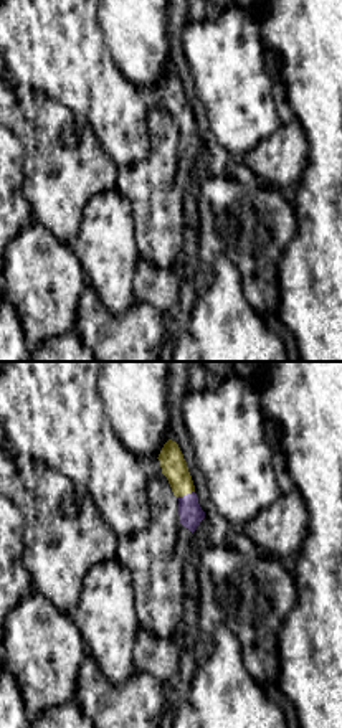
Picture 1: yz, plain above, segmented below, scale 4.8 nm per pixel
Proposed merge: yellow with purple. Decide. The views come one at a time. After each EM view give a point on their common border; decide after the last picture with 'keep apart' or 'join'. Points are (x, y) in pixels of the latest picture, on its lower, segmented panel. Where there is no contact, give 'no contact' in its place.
contact (185, 494)

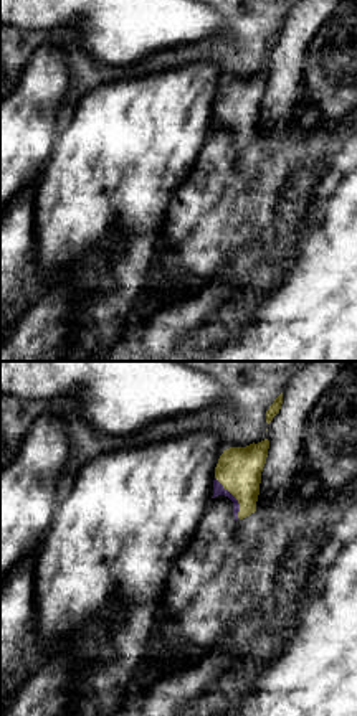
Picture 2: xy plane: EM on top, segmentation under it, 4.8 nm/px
contact (233, 495)

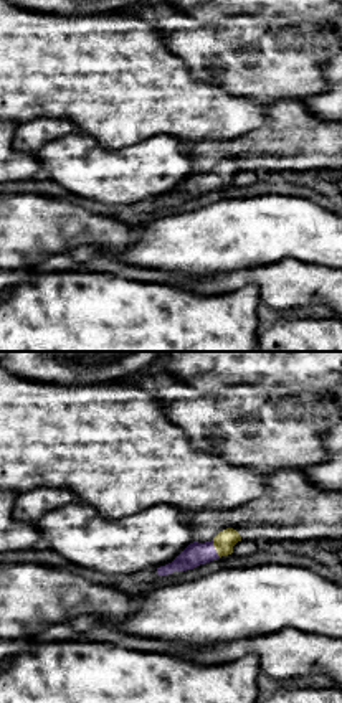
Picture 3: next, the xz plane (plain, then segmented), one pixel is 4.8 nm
contact (215, 548)

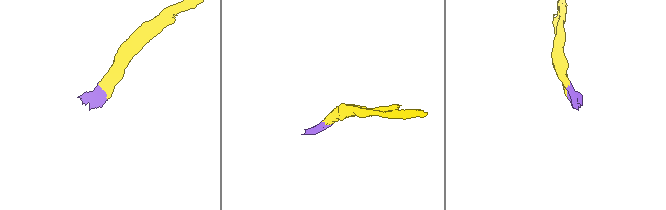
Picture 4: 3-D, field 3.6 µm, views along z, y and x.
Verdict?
join

